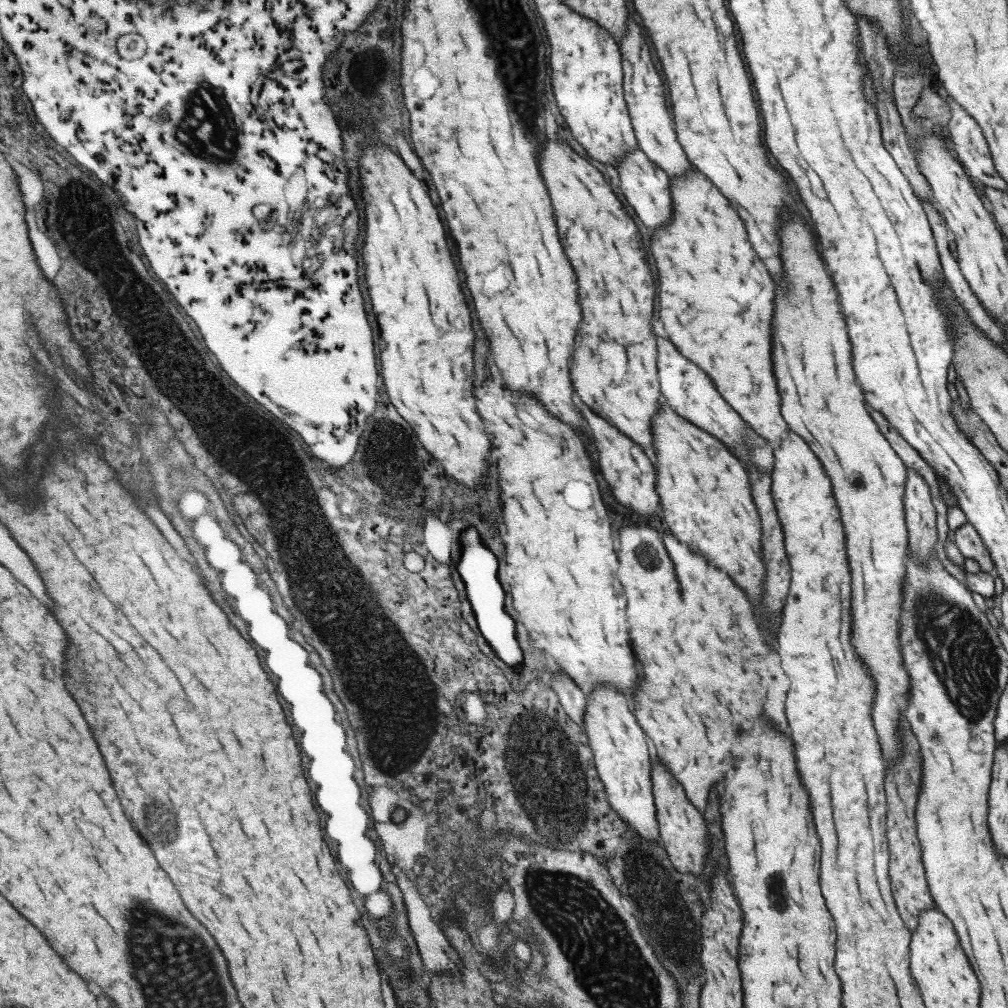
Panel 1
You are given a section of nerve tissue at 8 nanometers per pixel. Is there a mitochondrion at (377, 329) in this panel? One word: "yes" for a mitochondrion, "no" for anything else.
no

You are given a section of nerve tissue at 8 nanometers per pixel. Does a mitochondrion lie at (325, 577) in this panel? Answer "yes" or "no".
yes

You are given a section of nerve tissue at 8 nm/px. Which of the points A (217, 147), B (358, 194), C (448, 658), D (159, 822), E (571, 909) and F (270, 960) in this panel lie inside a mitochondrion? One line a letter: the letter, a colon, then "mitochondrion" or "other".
A: mitochondrion
B: other
C: other
D: mitochondrion
E: mitochondrion
F: other

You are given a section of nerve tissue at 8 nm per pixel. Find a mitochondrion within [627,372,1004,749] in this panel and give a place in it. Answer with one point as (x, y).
(961, 652)

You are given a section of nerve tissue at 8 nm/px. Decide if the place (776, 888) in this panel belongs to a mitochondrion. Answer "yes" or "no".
yes

